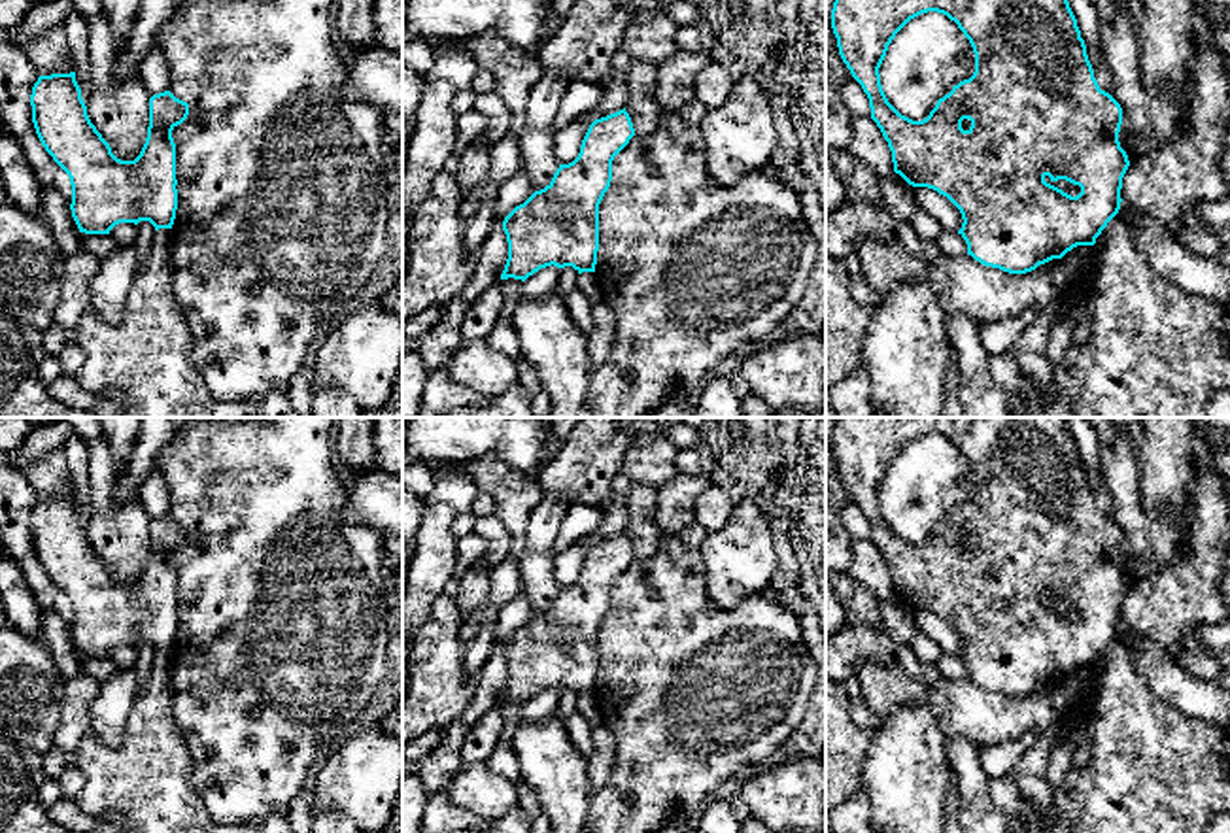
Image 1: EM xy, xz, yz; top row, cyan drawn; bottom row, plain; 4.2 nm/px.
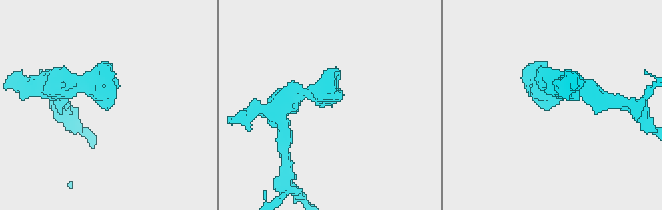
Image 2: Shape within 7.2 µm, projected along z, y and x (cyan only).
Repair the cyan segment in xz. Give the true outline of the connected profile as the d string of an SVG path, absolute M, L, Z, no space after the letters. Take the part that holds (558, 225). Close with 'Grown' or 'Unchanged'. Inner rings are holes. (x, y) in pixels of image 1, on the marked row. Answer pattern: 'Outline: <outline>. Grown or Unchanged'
Outline: M624 110L595 119L578 157L559 164L552 181L503 221L508 259L501 280L521 280L546 266L595 272L599 204L612 181L612 161L635 136Z. Unchanged

